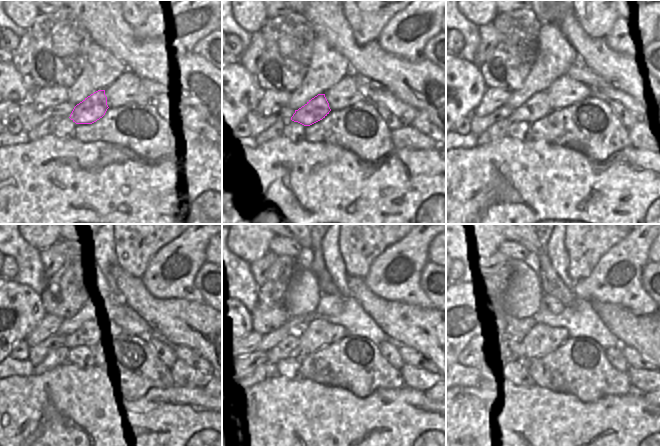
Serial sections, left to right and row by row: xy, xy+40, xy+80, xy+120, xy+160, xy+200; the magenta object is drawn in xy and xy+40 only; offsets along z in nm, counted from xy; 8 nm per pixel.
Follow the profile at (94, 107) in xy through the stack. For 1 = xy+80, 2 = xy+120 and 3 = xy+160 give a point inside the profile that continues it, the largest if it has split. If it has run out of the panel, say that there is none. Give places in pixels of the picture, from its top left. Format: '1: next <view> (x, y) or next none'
1: next xy+80 (537, 108)
2: next xy+120 (85, 336)
3: next xy+160 (282, 350)

